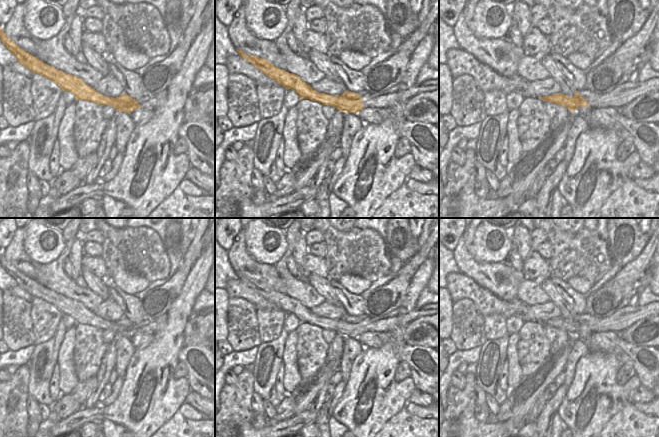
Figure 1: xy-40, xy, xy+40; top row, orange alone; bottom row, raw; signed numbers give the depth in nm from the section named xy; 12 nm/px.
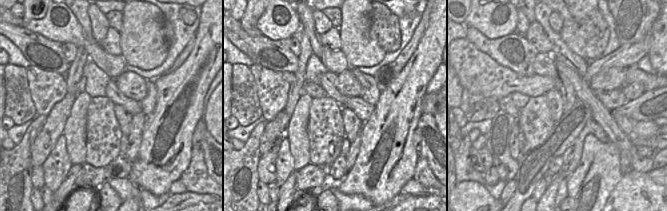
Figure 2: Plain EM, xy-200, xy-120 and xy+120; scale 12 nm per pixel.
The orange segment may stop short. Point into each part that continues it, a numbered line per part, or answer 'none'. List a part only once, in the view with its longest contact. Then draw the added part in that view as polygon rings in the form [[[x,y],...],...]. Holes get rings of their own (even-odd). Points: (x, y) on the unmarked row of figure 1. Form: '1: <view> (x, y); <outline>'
1: xy (400, 317); [[[439,303],[427,304],[407,311],[401,306],[382,316],[362,321],[364,332],[388,332],[396,327],[406,327],[415,319],[439,313]]]

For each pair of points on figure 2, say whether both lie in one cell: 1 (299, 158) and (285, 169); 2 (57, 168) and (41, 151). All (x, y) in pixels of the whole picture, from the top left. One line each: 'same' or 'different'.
1: different
2: different

